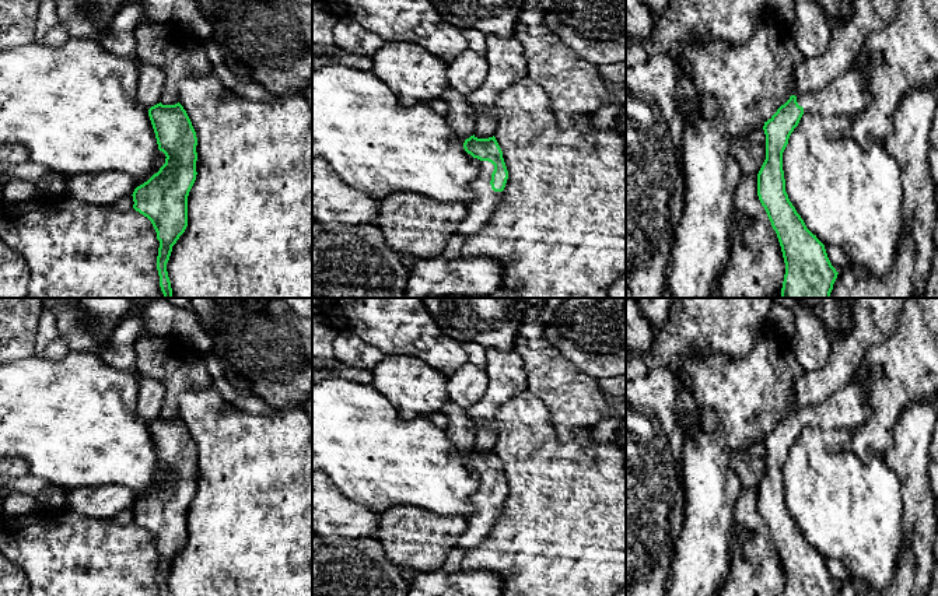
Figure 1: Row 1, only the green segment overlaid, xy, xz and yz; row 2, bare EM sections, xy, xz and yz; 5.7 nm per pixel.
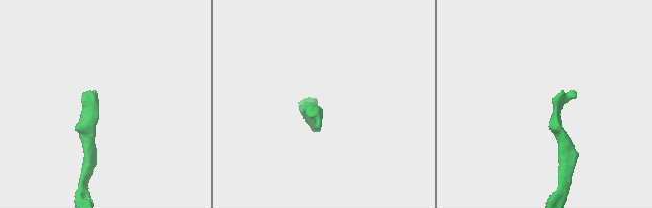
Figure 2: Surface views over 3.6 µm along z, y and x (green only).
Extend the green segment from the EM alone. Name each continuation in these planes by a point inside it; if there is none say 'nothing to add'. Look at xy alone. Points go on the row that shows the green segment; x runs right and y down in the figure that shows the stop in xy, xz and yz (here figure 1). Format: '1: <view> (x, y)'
nothing to add

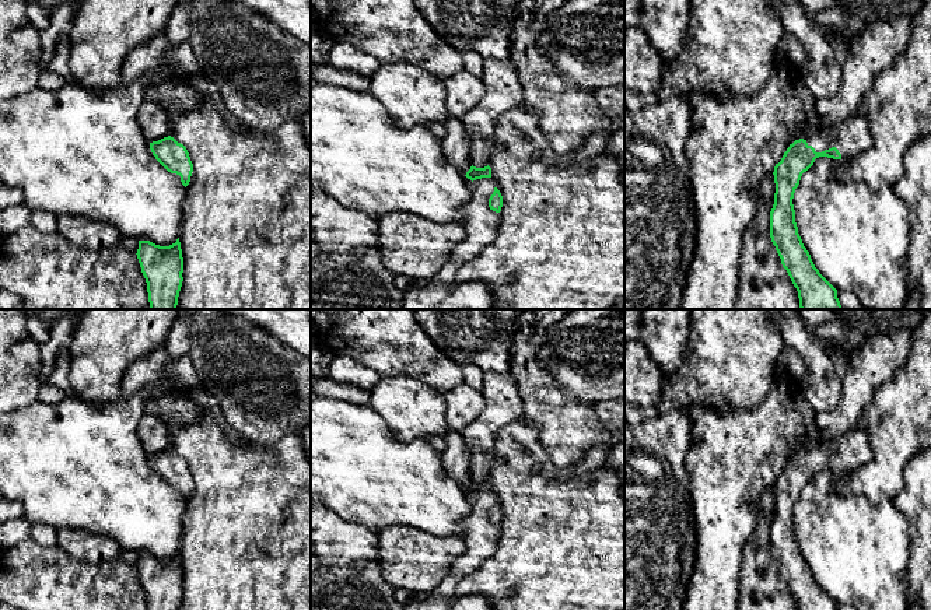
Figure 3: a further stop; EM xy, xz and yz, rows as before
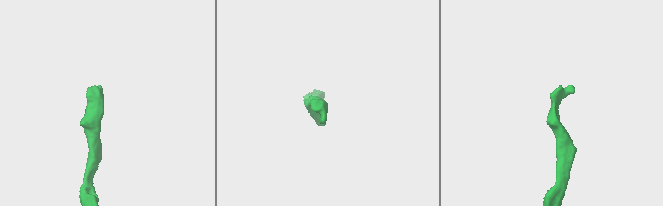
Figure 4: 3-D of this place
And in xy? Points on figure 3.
nothing to add

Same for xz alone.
1: xz (480, 224)

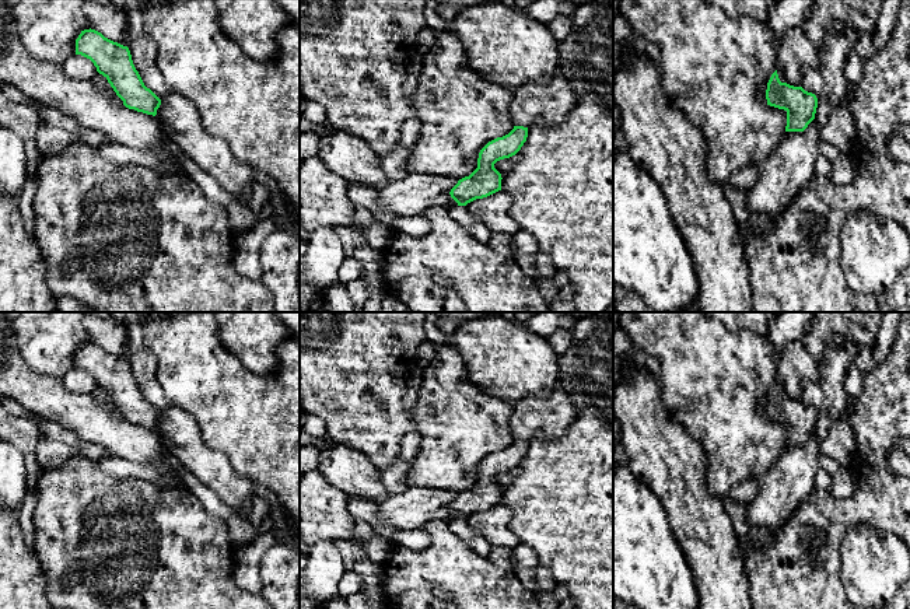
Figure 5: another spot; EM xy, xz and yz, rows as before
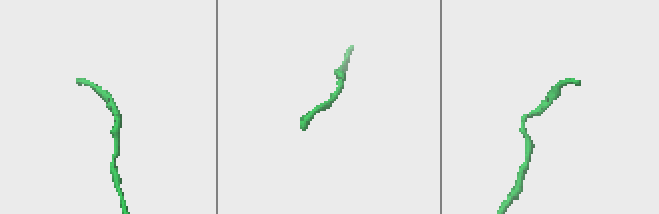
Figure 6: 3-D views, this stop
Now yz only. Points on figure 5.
nothing to add

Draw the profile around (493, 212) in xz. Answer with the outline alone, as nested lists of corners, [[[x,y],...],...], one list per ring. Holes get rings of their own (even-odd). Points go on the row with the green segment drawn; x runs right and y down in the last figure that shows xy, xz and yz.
[[[503,190],[466,204],[468,211],[484,224],[490,232],[501,232],[512,237],[519,231],[519,227],[510,216],[510,207],[511,196]]]

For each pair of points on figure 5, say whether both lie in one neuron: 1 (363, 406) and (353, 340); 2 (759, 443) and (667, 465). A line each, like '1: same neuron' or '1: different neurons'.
1: same neuron
2: different neurons

